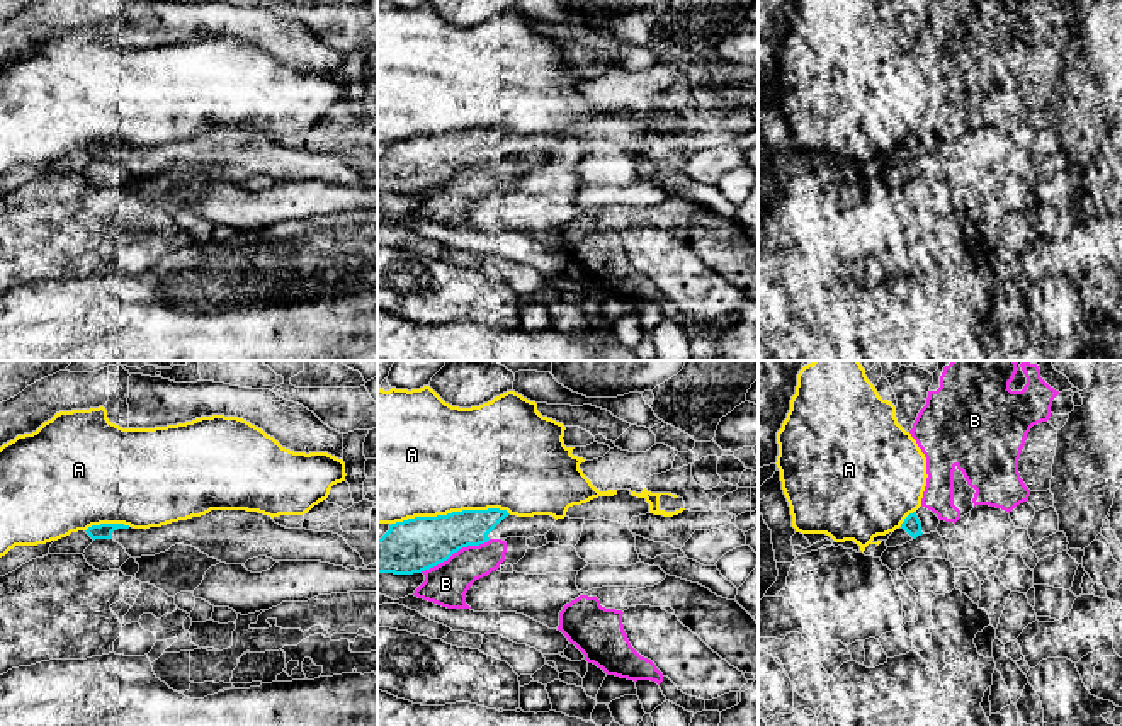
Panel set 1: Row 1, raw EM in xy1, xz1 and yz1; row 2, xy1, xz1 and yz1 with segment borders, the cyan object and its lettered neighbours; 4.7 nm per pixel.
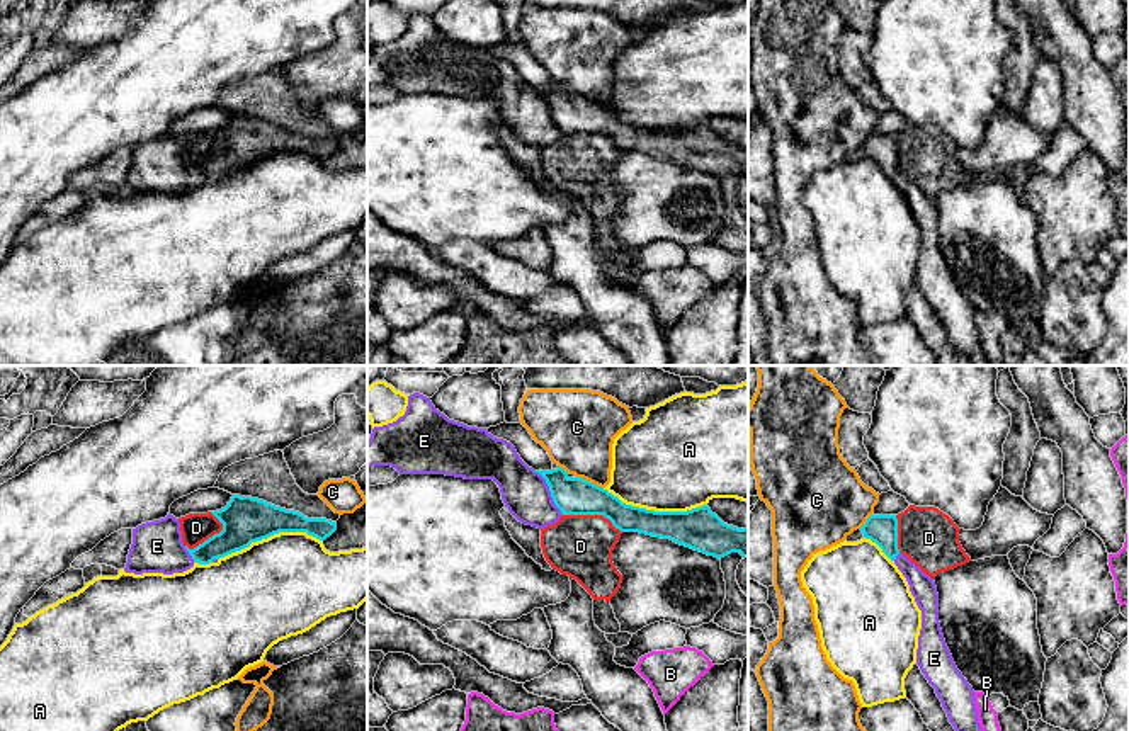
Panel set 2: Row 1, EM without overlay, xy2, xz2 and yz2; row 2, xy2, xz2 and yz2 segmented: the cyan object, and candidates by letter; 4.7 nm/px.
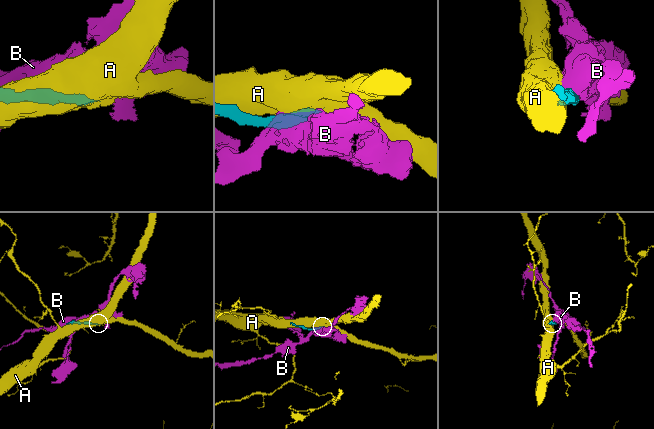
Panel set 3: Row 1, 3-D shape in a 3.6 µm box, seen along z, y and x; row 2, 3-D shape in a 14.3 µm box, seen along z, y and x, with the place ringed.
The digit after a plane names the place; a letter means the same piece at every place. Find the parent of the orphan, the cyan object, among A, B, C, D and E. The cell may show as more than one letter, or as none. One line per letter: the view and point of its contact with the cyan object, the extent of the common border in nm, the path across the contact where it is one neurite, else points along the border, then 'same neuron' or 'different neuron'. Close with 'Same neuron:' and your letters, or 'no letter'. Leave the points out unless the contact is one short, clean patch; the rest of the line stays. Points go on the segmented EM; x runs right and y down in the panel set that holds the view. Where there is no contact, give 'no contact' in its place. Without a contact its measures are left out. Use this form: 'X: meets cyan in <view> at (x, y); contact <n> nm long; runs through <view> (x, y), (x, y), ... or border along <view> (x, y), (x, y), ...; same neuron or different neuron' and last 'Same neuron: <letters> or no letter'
A: meets cyan in xz1 at (453, 512); contact 550 nm long; different neuron
B: meets cyan in xz1 at (454, 551); contact 360 nm long; different neuron
C: meets cyan in xz2 at (589, 481); contact 140 nm long; different neuron
D: meets cyan in xz2 at (592, 514); contact 300 nm long; border along xz2 (563, 514), (602, 514), (621, 532); different neuron
E: meets cyan in xz2 at (550, 490); contact 240 nm long; different neuron
Same neuron: no letter

